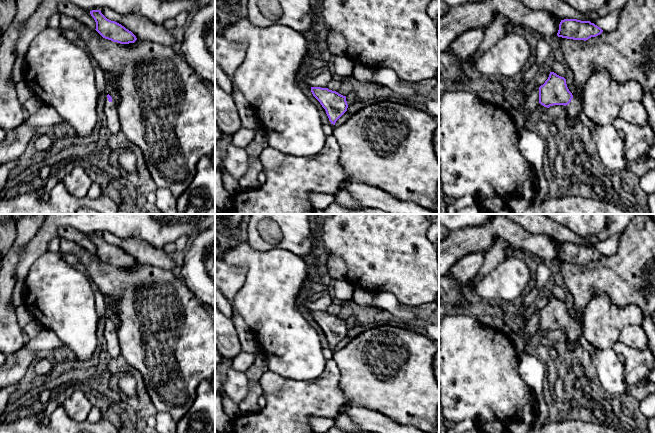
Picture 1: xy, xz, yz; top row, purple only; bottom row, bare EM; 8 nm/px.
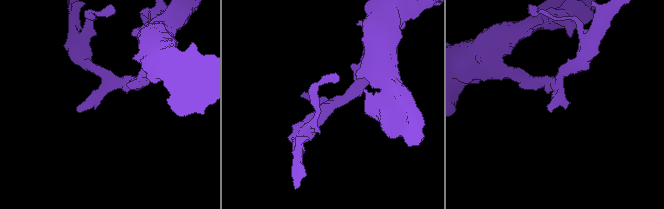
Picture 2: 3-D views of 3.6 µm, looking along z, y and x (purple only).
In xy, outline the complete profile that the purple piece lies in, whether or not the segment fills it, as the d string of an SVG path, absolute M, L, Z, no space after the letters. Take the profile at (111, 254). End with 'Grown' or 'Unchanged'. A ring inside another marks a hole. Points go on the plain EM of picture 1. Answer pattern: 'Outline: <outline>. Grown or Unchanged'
Outline: M100 234L90 235L96 246L96 255L105 263L120 268L134 267L136 260L121 248L107 243Z. Unchanged

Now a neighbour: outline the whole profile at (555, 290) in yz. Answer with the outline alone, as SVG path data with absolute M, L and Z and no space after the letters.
M551 282L547 291L551 296L554 296L561 301L564 301L564 302L566 301L565 291L559 285Z

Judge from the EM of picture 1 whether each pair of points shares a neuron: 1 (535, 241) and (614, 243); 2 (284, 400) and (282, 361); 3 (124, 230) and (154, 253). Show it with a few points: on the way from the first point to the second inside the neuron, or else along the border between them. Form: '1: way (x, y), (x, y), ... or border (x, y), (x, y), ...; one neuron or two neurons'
1: border (532, 233), (543, 233), (560, 244); two neurons
2: border (269, 370), (283, 377), (306, 381); two neurons
3: border (111, 232), (121, 237), (142, 239), (156, 247); two neurons

